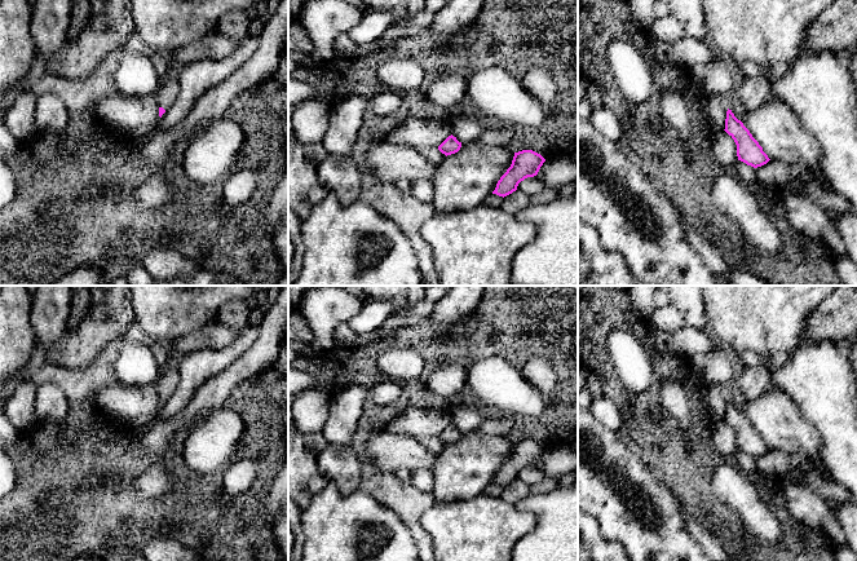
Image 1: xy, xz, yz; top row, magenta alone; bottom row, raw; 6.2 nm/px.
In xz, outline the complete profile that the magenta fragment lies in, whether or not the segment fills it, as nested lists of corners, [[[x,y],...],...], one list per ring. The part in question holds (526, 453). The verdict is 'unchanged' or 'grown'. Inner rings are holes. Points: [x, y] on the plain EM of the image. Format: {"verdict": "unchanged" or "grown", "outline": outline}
{"verdict": "unchanged", "outline": [[[533,439],[514,442],[511,456],[498,471],[492,483],[503,487],[512,483],[521,471],[536,465],[544,451],[545,449]]]}

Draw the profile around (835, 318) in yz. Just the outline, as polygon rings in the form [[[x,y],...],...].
[[[838,286],[804,318],[800,333],[812,341],[840,344],[857,333],[857,286]]]

